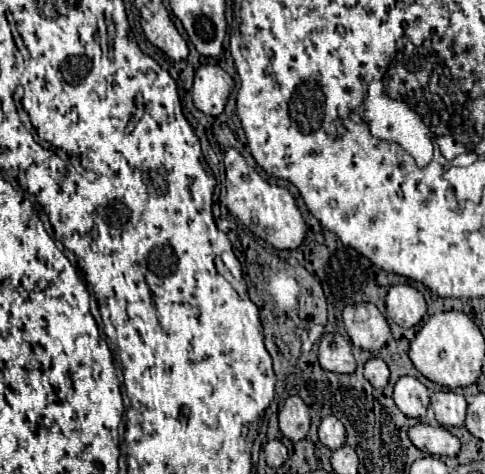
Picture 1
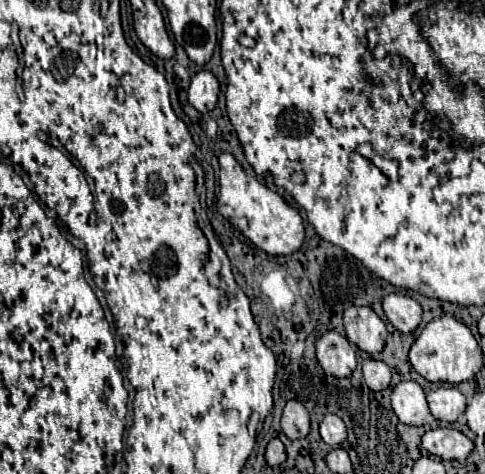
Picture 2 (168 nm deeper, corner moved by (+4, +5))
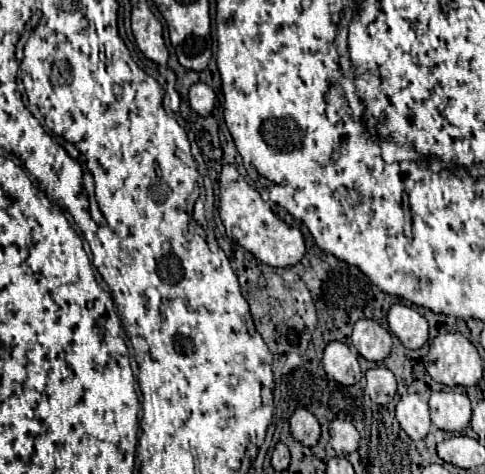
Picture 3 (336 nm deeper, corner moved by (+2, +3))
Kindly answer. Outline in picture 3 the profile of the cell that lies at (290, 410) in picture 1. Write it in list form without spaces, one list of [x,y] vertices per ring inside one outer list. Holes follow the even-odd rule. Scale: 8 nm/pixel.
[[[298,407],[290,417],[290,433],[302,445],[314,447],[318,443],[318,439],[320,439],[320,425],[318,425],[316,417],[308,409]]]

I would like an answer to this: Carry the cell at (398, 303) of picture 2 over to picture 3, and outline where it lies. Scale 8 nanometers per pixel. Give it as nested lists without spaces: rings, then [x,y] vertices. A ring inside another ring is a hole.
[[[404,303],[392,305],[388,311],[388,325],[390,325],[390,331],[408,349],[418,349],[428,341],[428,323],[410,305],[404,305]]]

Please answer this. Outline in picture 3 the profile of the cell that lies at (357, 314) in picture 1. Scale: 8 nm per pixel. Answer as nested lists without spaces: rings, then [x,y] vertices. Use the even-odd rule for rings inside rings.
[[[358,319],[352,331],[356,351],[374,363],[382,363],[392,349],[392,335],[372,319]]]

